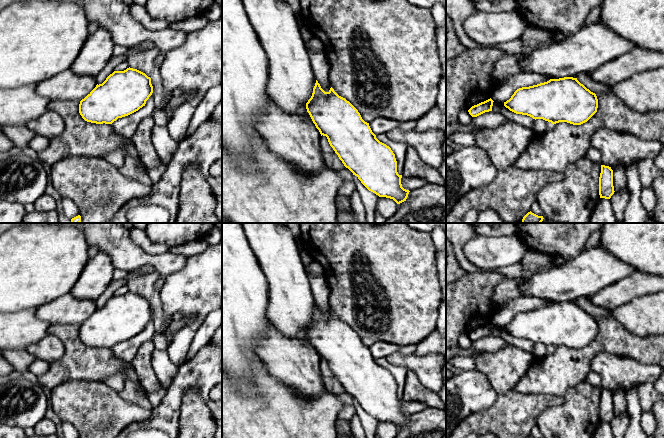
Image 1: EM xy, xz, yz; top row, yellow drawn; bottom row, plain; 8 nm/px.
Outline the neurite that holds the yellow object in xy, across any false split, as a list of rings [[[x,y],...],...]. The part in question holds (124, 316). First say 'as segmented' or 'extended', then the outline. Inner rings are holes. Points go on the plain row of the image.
as segmented; [[[130,291],[124,295],[114,295],[80,325],[79,337],[87,346],[112,348],[118,342],[128,340],[145,330],[152,317],[151,302],[145,297]]]

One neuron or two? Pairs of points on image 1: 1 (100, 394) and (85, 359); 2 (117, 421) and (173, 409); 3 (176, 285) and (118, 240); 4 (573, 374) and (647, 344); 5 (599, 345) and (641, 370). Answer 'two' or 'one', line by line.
1: two
2: two
3: two
4: one
5: two

